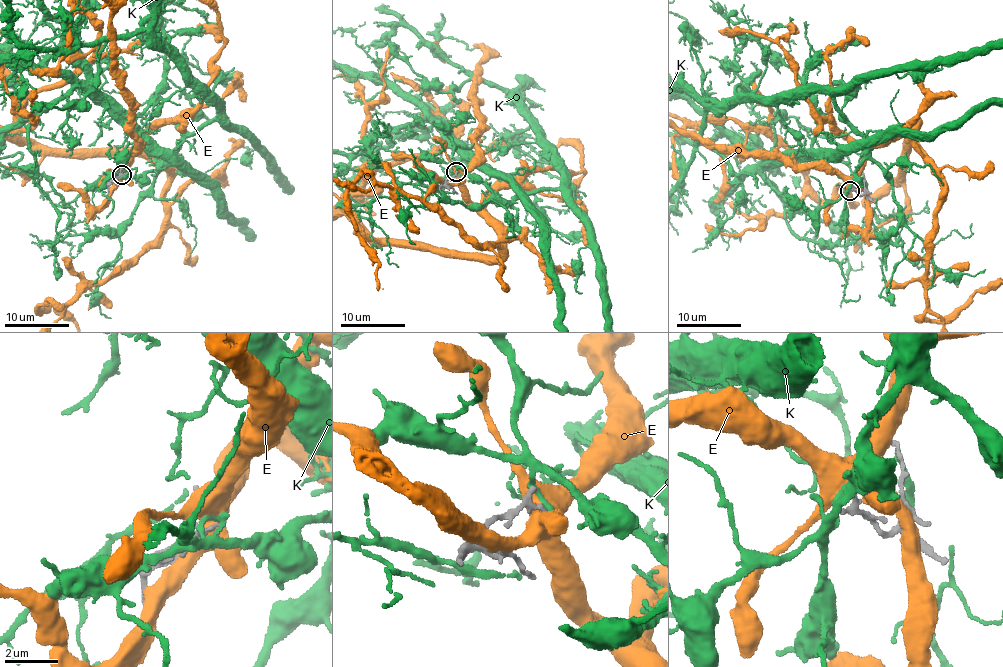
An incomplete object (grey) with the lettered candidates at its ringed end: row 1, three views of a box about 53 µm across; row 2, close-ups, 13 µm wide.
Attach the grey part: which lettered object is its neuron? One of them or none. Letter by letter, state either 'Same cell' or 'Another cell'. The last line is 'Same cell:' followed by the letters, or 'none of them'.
E: Another cell
K: Another cell
Same cell: none of them

